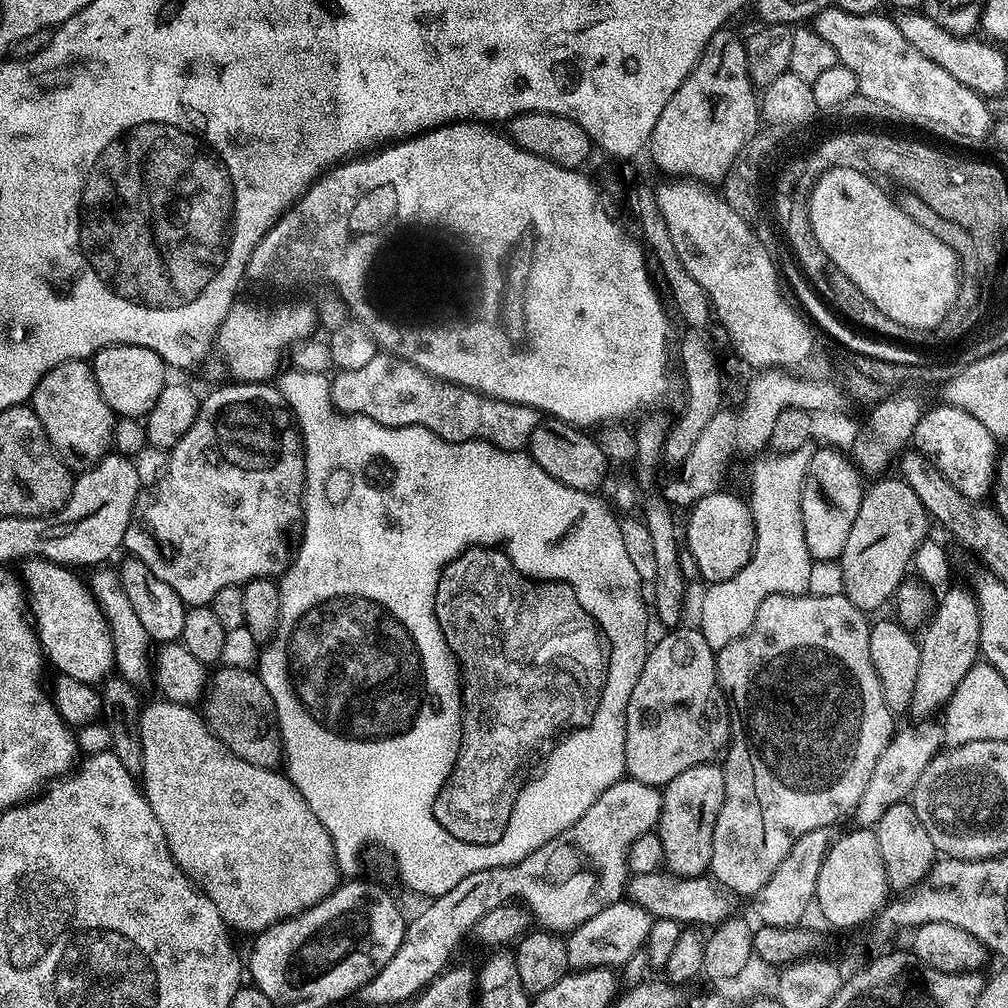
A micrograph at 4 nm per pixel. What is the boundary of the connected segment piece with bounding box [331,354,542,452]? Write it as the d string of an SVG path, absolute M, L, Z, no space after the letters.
M377 354L366 362L366 366L354 369L343 369L331 377L332 404L345 414L359 414L370 418L373 424L385 424L391 428L418 426L438 434L450 442L466 442L467 440L485 440L487 444L498 446L507 452L518 452L527 449L528 439L542 416L529 404L511 404L494 396L485 396L483 392L473 388L464 388L461 384L451 384L432 376L429 372L403 360L393 354Z

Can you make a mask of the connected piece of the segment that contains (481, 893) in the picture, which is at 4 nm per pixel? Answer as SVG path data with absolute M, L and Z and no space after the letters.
M478 871L460 879L446 894L433 897L420 914L407 921L397 953L370 983L361 988L360 998L376 1006L413 999L445 969L449 963L448 956L456 944L463 935L466 936L471 931L477 919L488 911L492 902L515 898L508 884L500 884L500 880L484 880L484 876L480 876Z

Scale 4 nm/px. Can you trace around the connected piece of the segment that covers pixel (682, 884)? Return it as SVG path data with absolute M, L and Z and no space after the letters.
M664 870L629 875L625 885L627 899L642 906L655 919L678 921L681 925L716 926L729 915L728 902L707 875L673 876Z

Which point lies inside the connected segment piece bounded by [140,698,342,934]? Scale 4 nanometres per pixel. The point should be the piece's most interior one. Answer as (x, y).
(243, 834)

